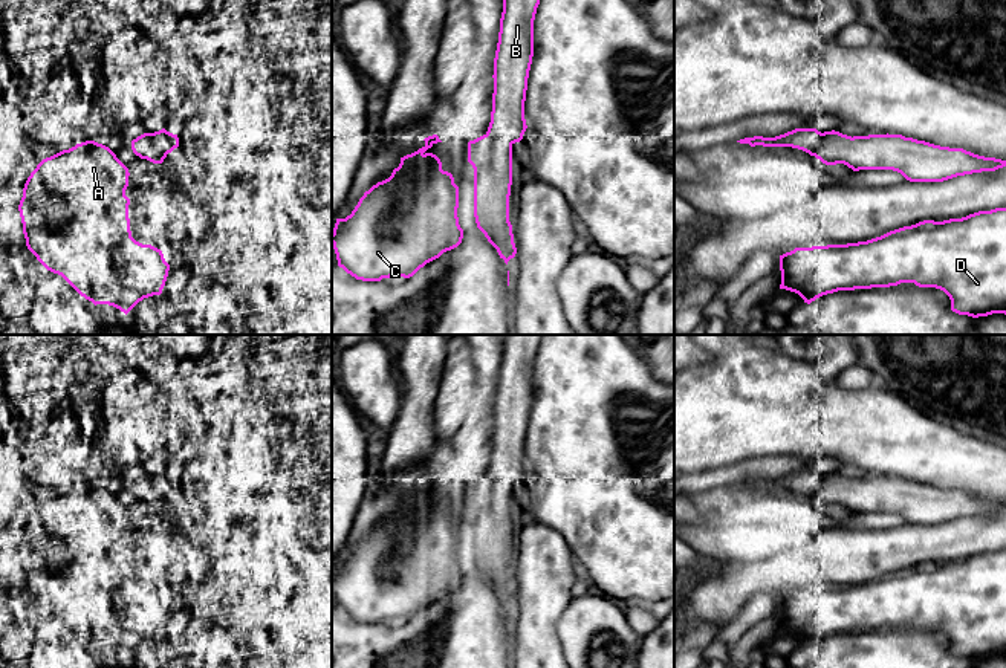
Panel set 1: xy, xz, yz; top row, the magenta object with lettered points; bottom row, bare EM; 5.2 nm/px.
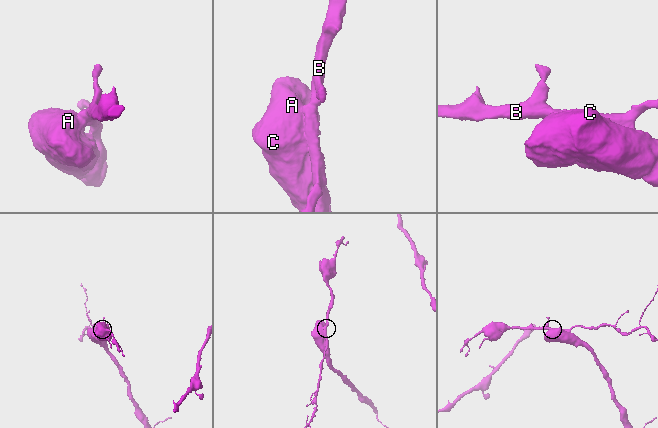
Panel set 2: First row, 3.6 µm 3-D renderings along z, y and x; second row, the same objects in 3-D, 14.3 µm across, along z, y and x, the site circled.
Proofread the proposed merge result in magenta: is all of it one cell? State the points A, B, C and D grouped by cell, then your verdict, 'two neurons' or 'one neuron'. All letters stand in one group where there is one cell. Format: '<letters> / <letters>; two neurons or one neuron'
A B C D; one neuron

